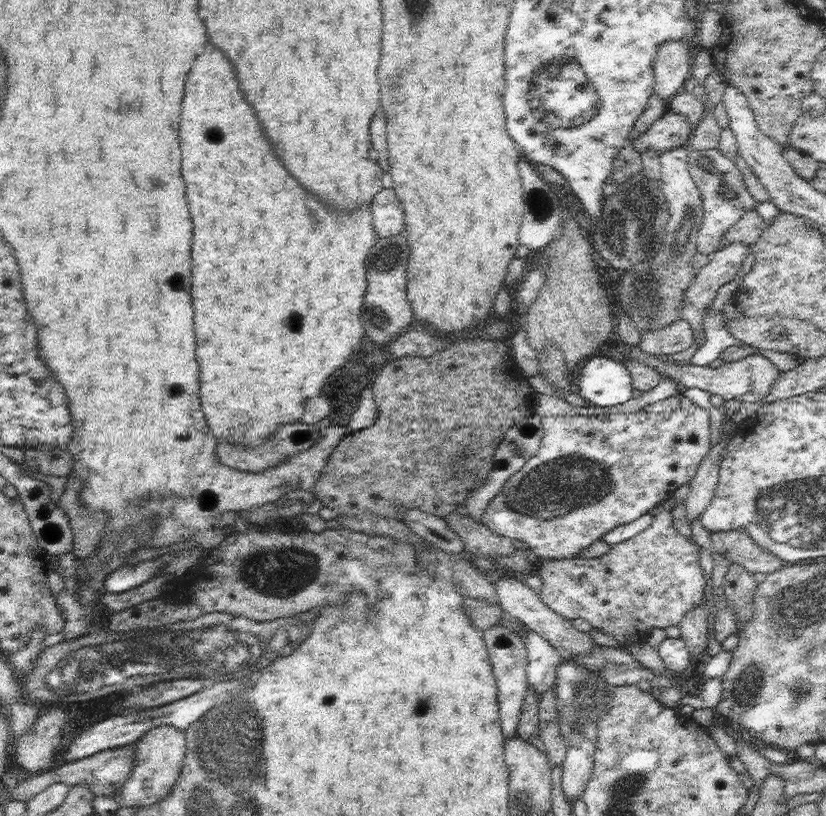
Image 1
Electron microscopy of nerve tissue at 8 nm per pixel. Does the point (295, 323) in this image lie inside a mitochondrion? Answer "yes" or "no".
no

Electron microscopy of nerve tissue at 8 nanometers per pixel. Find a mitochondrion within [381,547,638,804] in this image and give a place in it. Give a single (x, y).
(576, 688)

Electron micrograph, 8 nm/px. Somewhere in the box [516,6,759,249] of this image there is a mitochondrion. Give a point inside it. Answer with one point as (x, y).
(562, 107)

